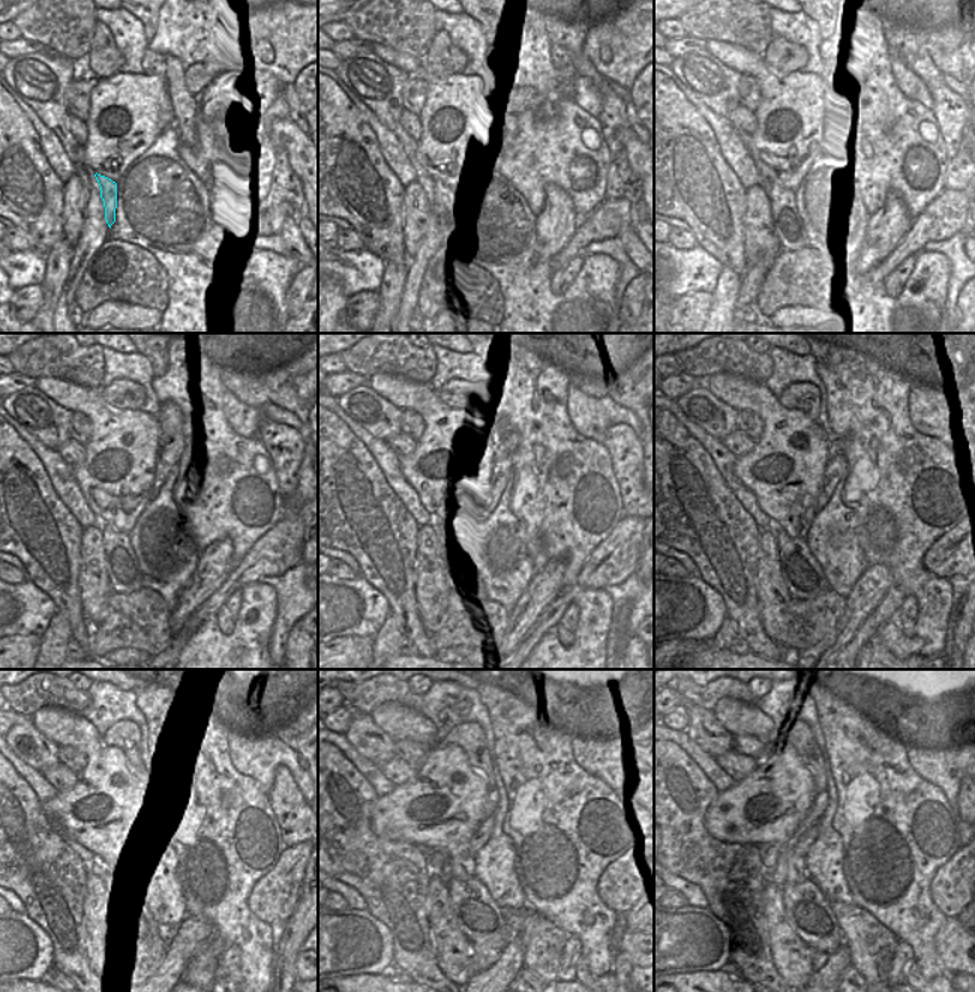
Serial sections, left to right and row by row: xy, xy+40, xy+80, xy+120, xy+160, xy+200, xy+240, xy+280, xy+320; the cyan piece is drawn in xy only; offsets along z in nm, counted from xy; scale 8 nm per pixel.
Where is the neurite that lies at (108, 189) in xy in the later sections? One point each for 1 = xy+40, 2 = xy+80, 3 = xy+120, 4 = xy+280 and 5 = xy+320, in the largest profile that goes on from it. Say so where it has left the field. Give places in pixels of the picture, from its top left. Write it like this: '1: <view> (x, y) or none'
1: xy+40 (444, 203)
2: xy+80 (788, 225)
3: xy+120 (122, 566)
4: xy+280 (479, 917)
5: xy+320 (809, 911)

